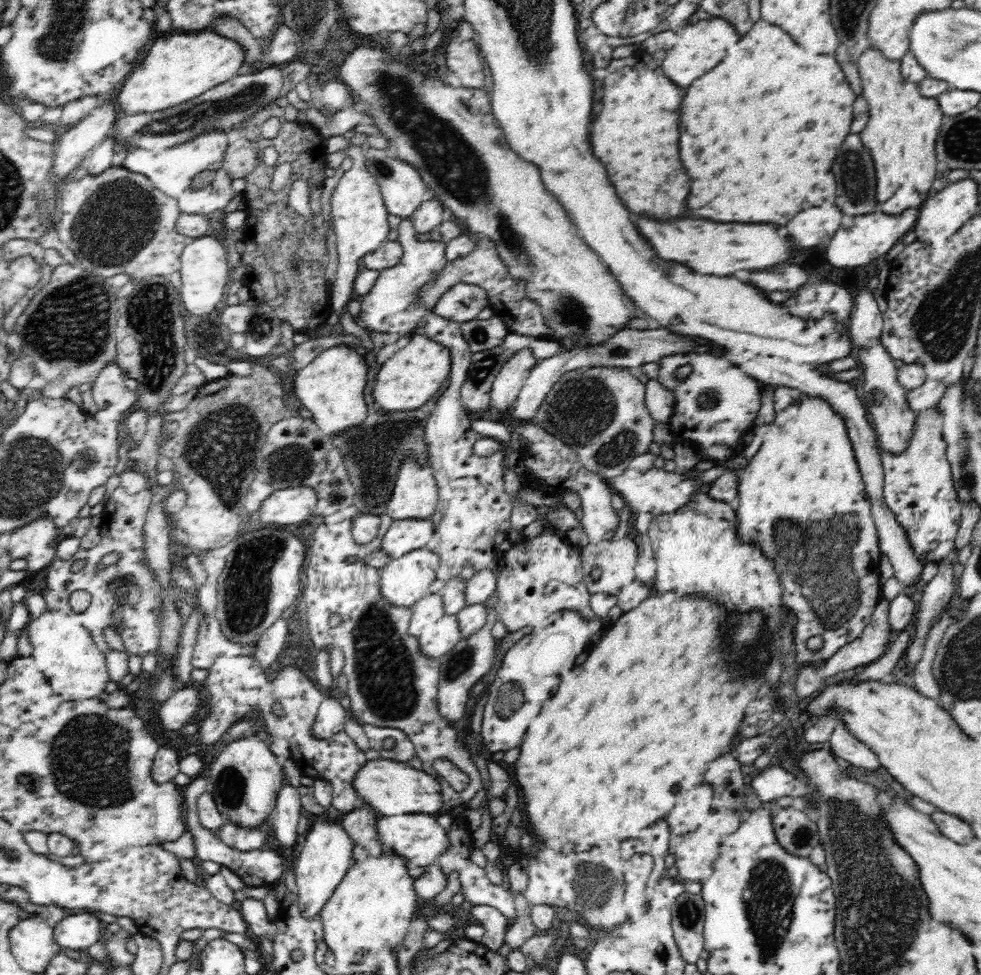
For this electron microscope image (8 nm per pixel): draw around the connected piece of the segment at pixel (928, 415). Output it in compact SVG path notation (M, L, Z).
M934 409L917 413L916 430L908 449L897 455L886 451L881 453L880 461L884 467L883 499L896 515L896 521L900 523L922 566L928 563L940 565L952 554L961 523L962 504L954 491L952 471L946 459L942 415Z

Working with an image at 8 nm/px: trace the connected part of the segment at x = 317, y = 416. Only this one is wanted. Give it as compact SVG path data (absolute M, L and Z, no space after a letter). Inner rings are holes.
M343 345L324 350L308 366L296 371L294 395L300 400L306 415L318 425L323 440L332 440L365 421L368 412L364 400L367 372L363 356Z

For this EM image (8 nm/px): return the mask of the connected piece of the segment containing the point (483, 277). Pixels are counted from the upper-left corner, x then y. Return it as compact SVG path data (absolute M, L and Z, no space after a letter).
M482 237L480 240L476 240L475 249L463 256L462 258L453 260L451 263L442 269L439 277L435 278L433 283L426 285L424 288L419 290L420 299L422 303L426 304L428 309L434 310L435 304L444 294L444 290L458 282L467 282L468 284L478 284L486 289L487 295L489 297L489 304L495 310L497 316L504 319L504 325L508 329L509 333L516 333L526 336L536 336L544 338L546 334L551 331L545 326L545 322L542 322L542 314L537 308L537 304L534 304L532 308L536 308L534 312L534 326L532 326L532 331L529 330L528 322L528 302L526 295L524 295L524 281L514 281L510 279L508 275L508 269L506 265L500 261L498 258L498 253L496 252L496 247L494 243L488 239Z

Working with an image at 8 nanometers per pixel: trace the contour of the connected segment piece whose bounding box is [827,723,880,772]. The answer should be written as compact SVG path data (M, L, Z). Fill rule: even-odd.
M842 723L834 729L827 747L834 756L845 760L850 766L876 772L880 767L876 753L848 732Z

